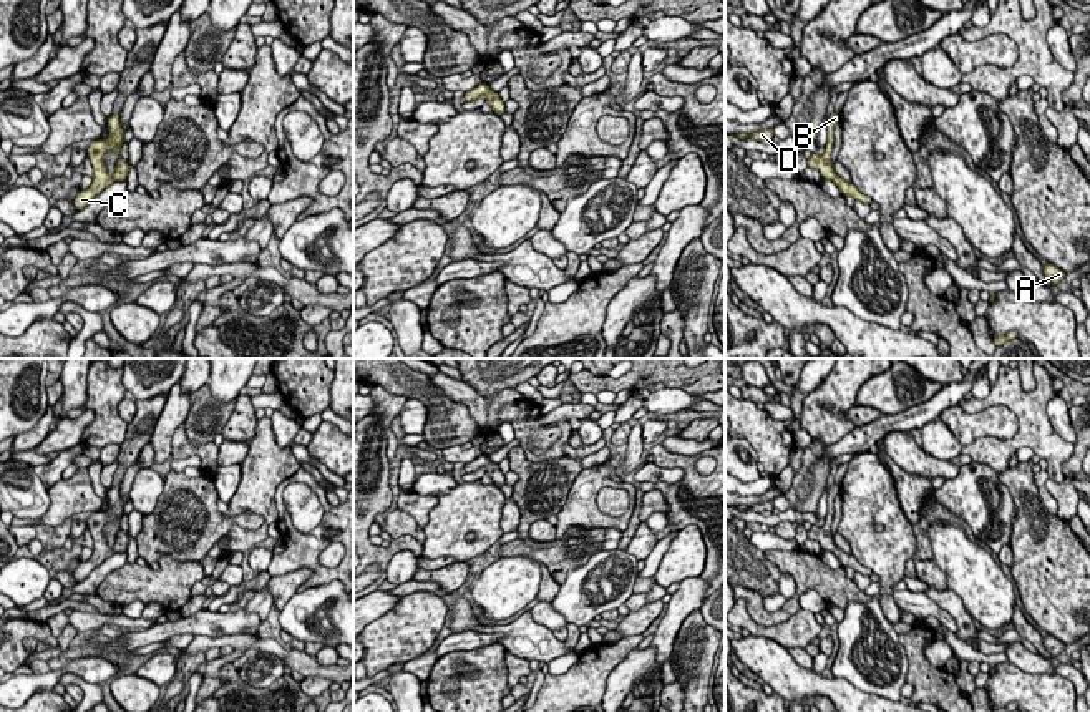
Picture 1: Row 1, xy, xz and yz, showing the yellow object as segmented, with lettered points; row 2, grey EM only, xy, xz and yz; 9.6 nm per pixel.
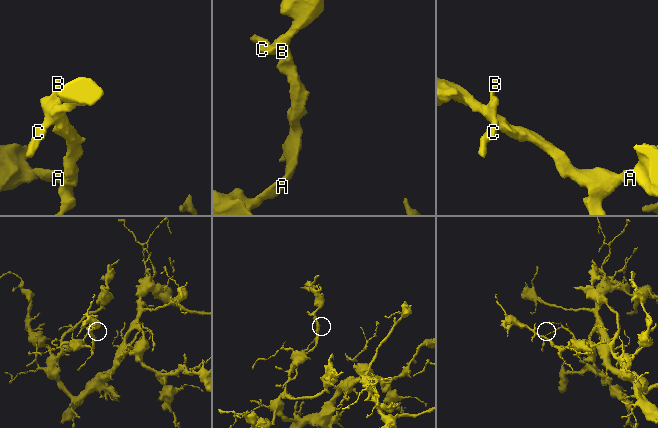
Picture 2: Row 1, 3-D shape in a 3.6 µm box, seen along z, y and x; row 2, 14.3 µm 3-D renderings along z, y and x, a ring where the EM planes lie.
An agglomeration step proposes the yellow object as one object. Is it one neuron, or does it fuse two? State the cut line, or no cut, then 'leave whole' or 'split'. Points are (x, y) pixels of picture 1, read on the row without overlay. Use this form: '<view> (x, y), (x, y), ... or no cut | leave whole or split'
no cut | leave whole

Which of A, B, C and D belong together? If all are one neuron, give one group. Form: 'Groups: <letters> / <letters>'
Groups: A B C D

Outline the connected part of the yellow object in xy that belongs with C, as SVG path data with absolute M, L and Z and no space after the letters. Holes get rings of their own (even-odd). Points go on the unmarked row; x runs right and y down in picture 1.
M119 485L111 486L106 496L108 496L109 508L106 511L96 511L88 518L86 524L93 536L93 554L88 561L80 563L78 568L75 569L73 578L76 579L76 583L86 579L96 566L100 566L105 559L108 559L114 553L126 553L129 536L121 529L124 503L121 501ZM108 521L119 524L113 546L108 544L103 534L103 528Z

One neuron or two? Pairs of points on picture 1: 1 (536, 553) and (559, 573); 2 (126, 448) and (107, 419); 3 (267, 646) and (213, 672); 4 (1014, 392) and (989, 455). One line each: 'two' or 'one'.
1: one
2: two
3: two
4: one

